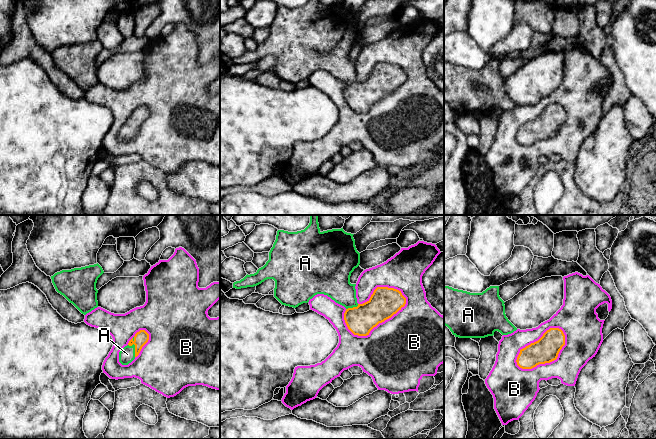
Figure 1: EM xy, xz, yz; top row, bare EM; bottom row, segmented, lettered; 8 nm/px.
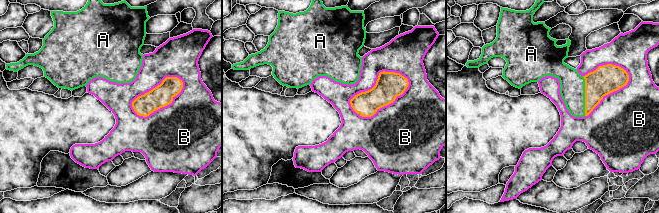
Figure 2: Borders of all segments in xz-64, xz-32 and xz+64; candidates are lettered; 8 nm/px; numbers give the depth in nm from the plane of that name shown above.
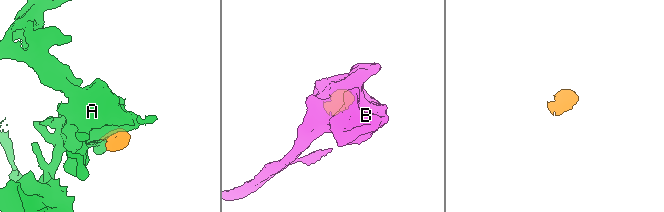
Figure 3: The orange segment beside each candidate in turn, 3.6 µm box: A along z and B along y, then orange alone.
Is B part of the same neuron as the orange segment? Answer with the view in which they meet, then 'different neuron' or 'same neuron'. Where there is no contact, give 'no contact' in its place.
xz | different neuron

